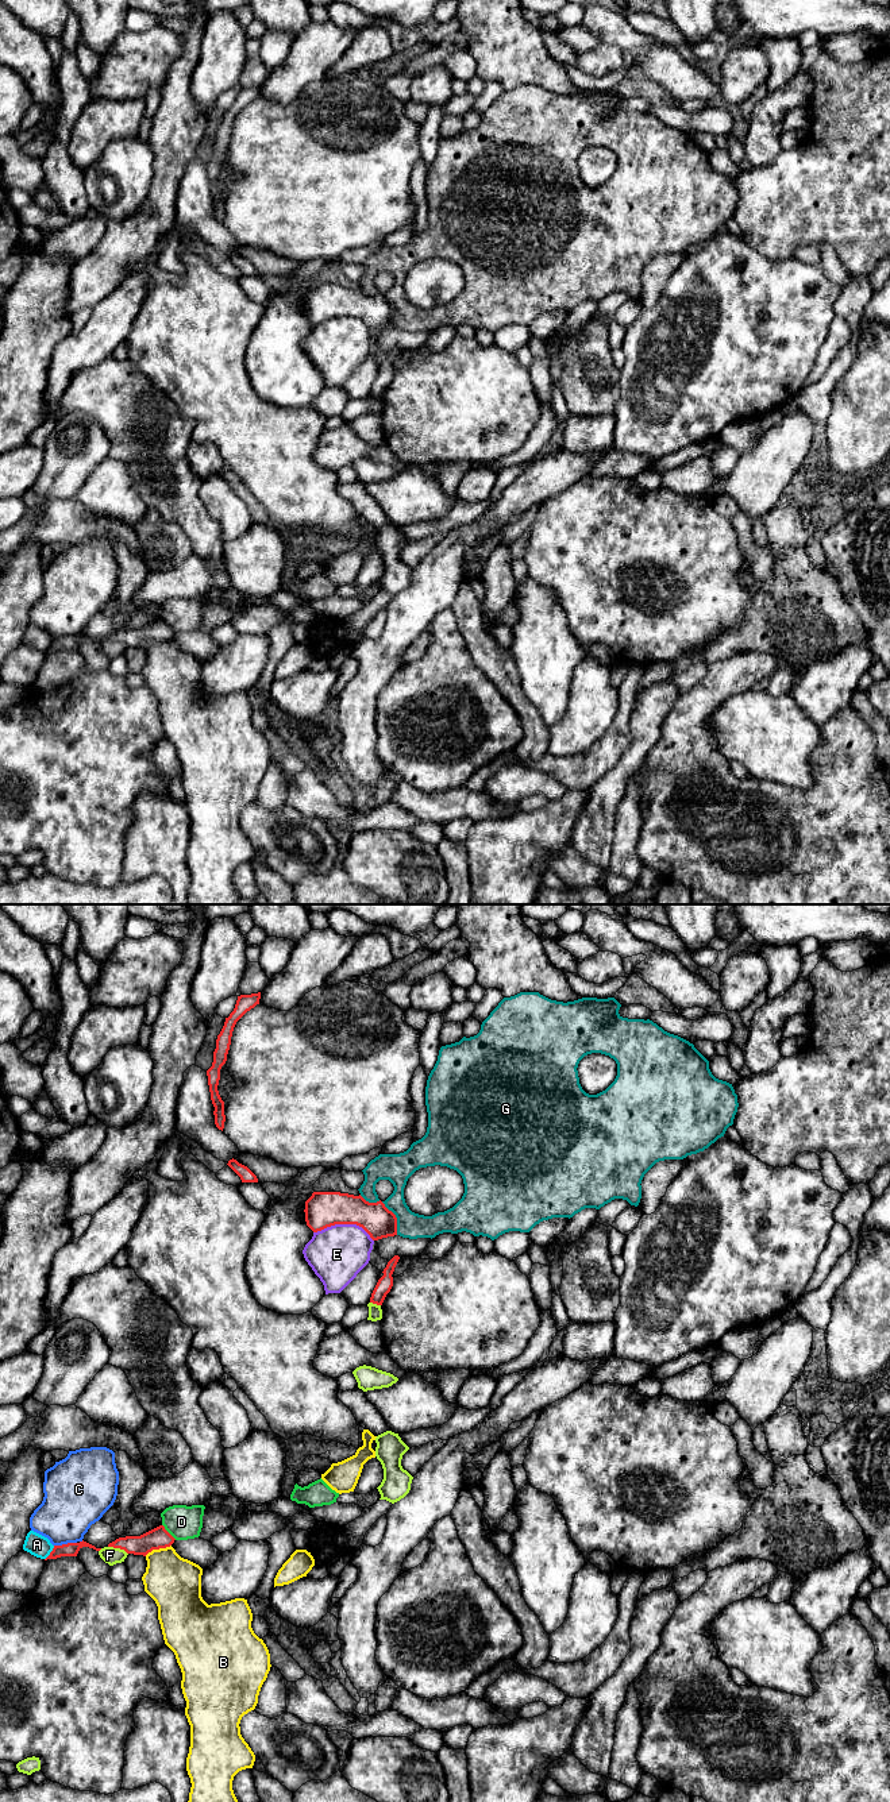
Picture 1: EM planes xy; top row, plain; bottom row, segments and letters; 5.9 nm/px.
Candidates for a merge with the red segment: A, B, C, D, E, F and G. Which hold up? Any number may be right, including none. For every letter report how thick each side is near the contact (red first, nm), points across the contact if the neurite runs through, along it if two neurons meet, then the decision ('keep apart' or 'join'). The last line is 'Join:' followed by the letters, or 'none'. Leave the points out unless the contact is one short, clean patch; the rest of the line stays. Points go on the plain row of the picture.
A: 80 nm thick on the red side, 130 nm on the other; keep apart
B: 130 nm thick on the red side, 320 nm on the other; border along xy (170, 637), (162, 641), (153, 641), (145, 648); keep apart
C: 80 nm thick on the red side, 340 nm on the other; keep apart
D: 130 nm thick on the red side, 200 nm on the other; border along xy (162, 617), (176, 632); keep apart
E: 220 nm thick on the red side, 340 nm on the other; keep apart
F: 130 nm thick on the red side, 100 nm on the other; keep apart
G: 190 nm thick on the red side, 180 nm on the other; keep apart
Join: none

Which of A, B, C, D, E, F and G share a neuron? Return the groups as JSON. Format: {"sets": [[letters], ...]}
{"sets": [["A"], ["B"], ["C"], ["D"], ["E"], ["F"], ["G"]]}

